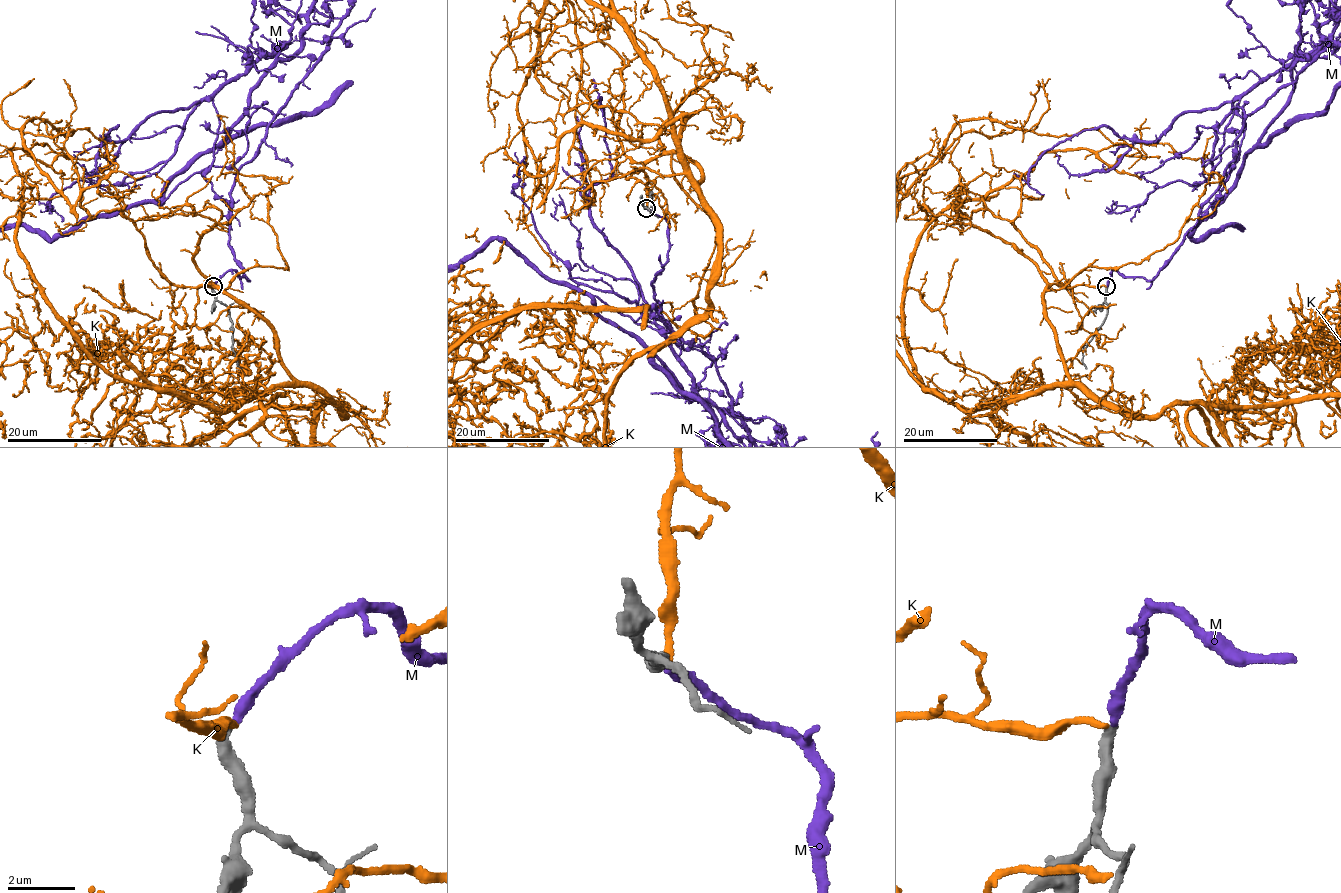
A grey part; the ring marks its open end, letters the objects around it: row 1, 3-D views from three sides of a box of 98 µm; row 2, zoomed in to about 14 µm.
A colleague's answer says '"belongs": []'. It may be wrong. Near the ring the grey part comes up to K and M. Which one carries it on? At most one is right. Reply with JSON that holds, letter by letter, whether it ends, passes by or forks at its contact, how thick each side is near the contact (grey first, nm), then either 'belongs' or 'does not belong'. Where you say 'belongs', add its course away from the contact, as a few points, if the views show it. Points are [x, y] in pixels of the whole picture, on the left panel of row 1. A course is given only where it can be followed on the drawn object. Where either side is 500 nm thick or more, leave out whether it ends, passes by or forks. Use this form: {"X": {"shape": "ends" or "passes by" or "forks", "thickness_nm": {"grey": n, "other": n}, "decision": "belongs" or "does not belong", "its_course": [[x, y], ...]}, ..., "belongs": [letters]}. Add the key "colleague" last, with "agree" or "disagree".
{"K": {"shape": "ends", "thickness_nm": {"grey": 360, "other": 200}, "decision": "does not belong"}, "M": {"shape": "ends", "thickness_nm": {"grey": 320, "other": 320}, "decision": "belongs"}, "belongs": ["M"], "colleague": "disagree"}

